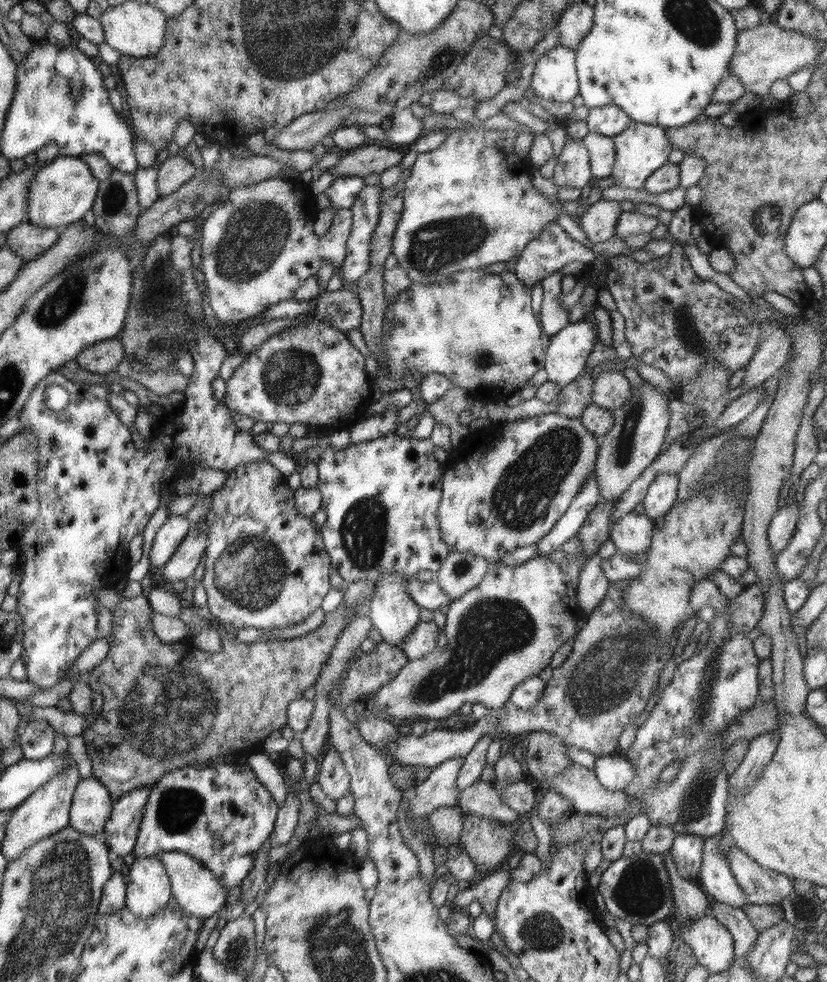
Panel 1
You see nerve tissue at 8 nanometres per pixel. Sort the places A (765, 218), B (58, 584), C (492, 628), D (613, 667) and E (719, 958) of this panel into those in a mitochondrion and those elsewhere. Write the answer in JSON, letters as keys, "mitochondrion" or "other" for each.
{"A":"mitochondrion","B":"other","C":"mitochondrion","D":"mitochondrion","E":"other"}

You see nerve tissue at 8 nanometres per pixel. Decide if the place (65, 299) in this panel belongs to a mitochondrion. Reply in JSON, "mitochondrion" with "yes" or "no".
{"mitochondrion":"yes"}

